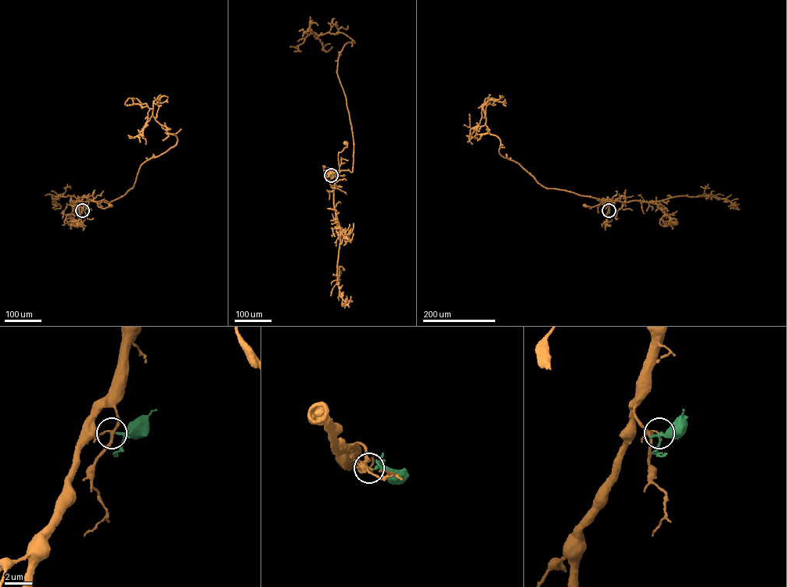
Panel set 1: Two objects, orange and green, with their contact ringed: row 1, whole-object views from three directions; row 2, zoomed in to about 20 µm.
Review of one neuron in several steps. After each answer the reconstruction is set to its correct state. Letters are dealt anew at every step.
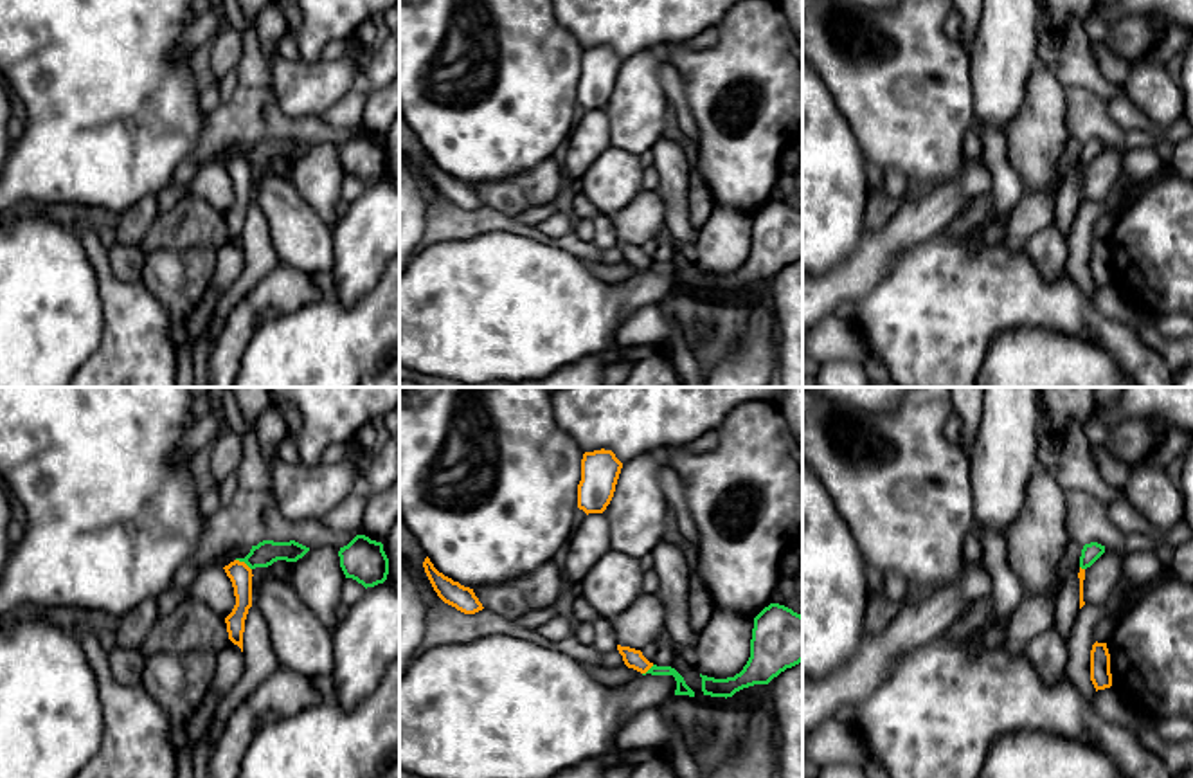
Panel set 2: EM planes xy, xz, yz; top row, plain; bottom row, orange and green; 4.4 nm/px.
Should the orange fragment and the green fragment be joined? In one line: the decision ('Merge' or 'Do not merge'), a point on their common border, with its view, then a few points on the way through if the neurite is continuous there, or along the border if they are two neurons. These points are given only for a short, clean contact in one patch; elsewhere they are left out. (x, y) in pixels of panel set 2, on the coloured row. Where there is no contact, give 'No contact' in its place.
Do not merge. Touches orange at xy (243, 562). Boundary: xy (236, 559), (251, 569)

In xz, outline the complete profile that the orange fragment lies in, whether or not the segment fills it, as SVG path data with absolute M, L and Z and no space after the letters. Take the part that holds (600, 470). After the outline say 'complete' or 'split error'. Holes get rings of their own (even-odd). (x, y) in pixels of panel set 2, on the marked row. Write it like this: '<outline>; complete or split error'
M612 450L585 452L578 484L578 508L587 515L603 513L614 497L621 468L623 463Z; complete

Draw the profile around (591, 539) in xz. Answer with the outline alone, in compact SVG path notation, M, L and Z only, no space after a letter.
M588 513L574 528L570 538L567 540L569 555L561 567L565 582L578 585L588 569L608 551L612 551L610 542L610 524L605 513Z

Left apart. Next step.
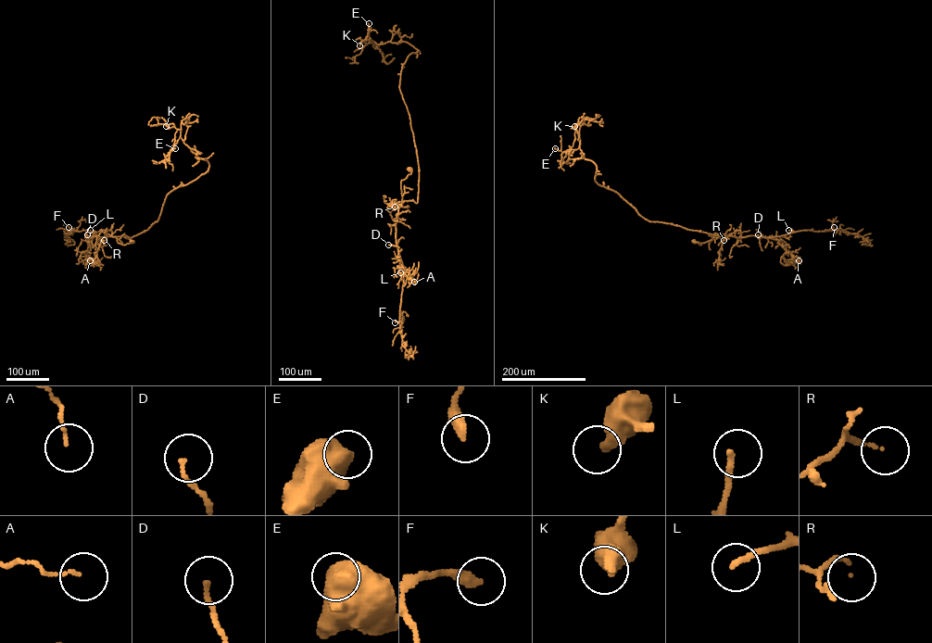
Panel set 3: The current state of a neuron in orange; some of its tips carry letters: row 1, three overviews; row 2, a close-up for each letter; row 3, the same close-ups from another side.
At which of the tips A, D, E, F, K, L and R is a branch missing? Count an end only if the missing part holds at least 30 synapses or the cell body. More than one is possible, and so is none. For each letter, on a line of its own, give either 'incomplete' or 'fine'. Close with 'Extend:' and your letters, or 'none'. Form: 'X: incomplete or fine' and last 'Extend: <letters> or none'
A: fine
D: fine
E: fine
F: fine
K: fine
L: fine
R: fine
Extend: none

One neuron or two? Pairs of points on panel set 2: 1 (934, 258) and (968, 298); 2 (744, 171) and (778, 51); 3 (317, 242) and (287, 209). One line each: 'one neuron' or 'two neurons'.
1: one neuron
2: one neuron
3: one neuron

